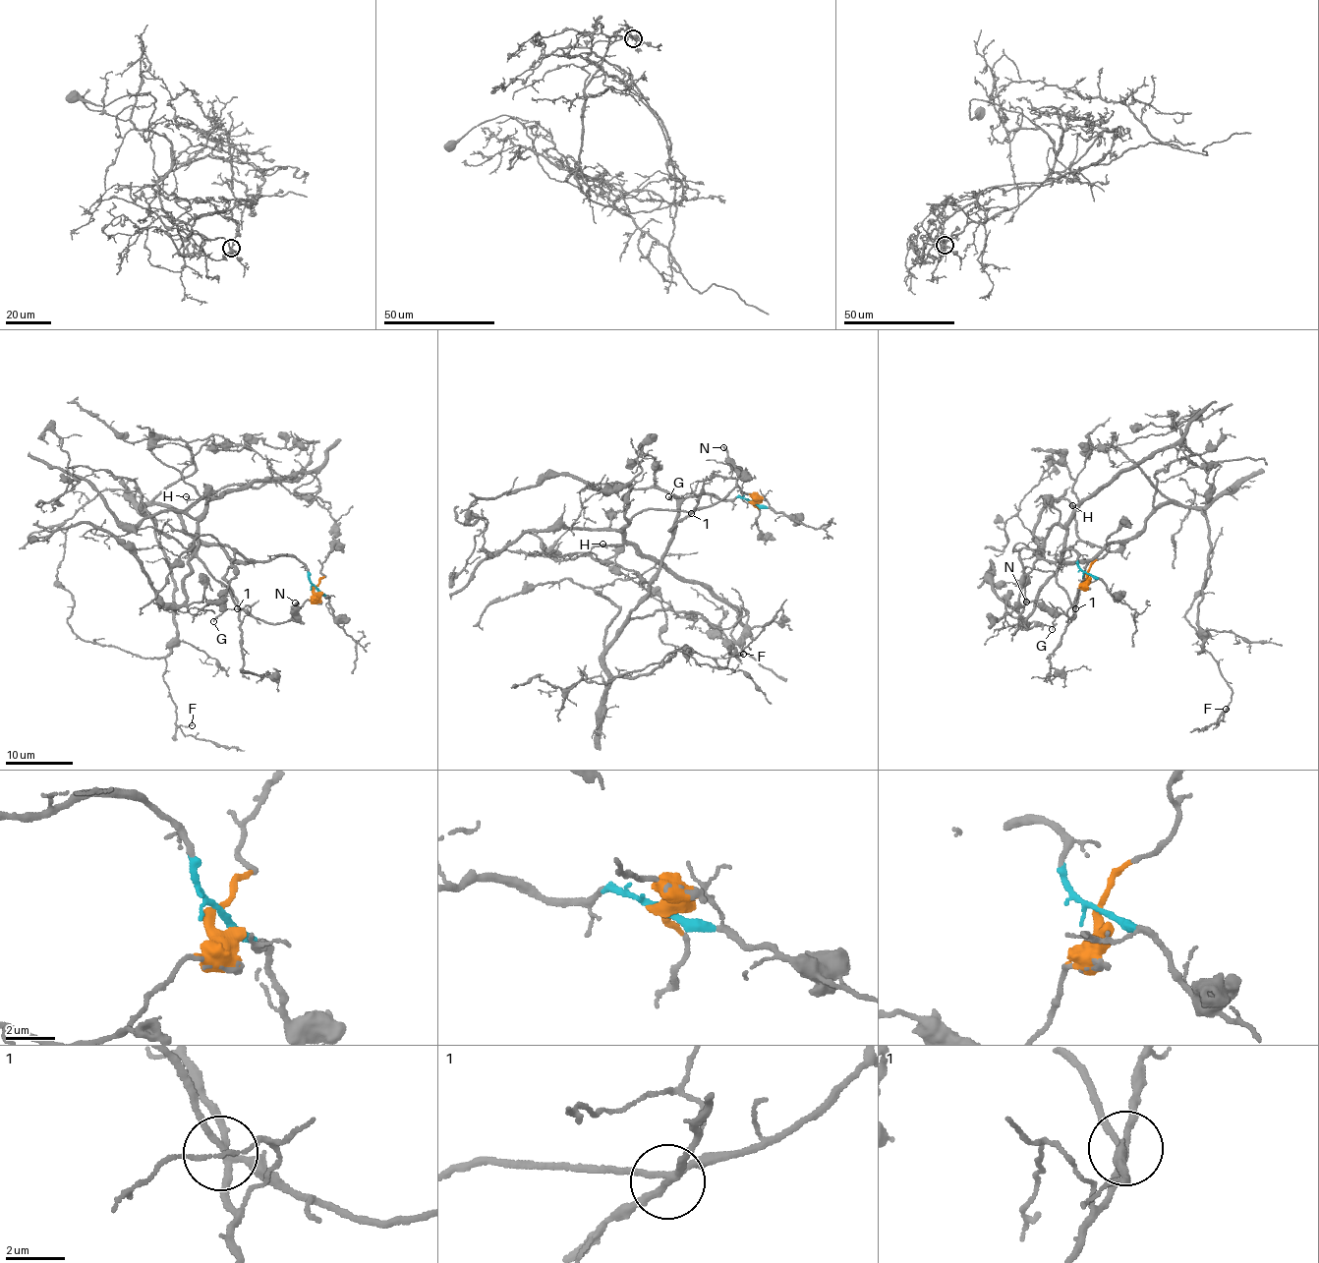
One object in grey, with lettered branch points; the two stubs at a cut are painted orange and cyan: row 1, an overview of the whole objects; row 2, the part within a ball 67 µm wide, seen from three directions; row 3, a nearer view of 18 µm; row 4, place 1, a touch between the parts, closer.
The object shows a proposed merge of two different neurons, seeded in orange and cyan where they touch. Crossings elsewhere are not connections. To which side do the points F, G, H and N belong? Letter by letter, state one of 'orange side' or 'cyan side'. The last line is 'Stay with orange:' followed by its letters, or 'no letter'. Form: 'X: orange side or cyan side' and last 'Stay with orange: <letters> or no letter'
F: cyan side
G: cyan side
H: orange side
N: orange side
Stay with orange: H, N

